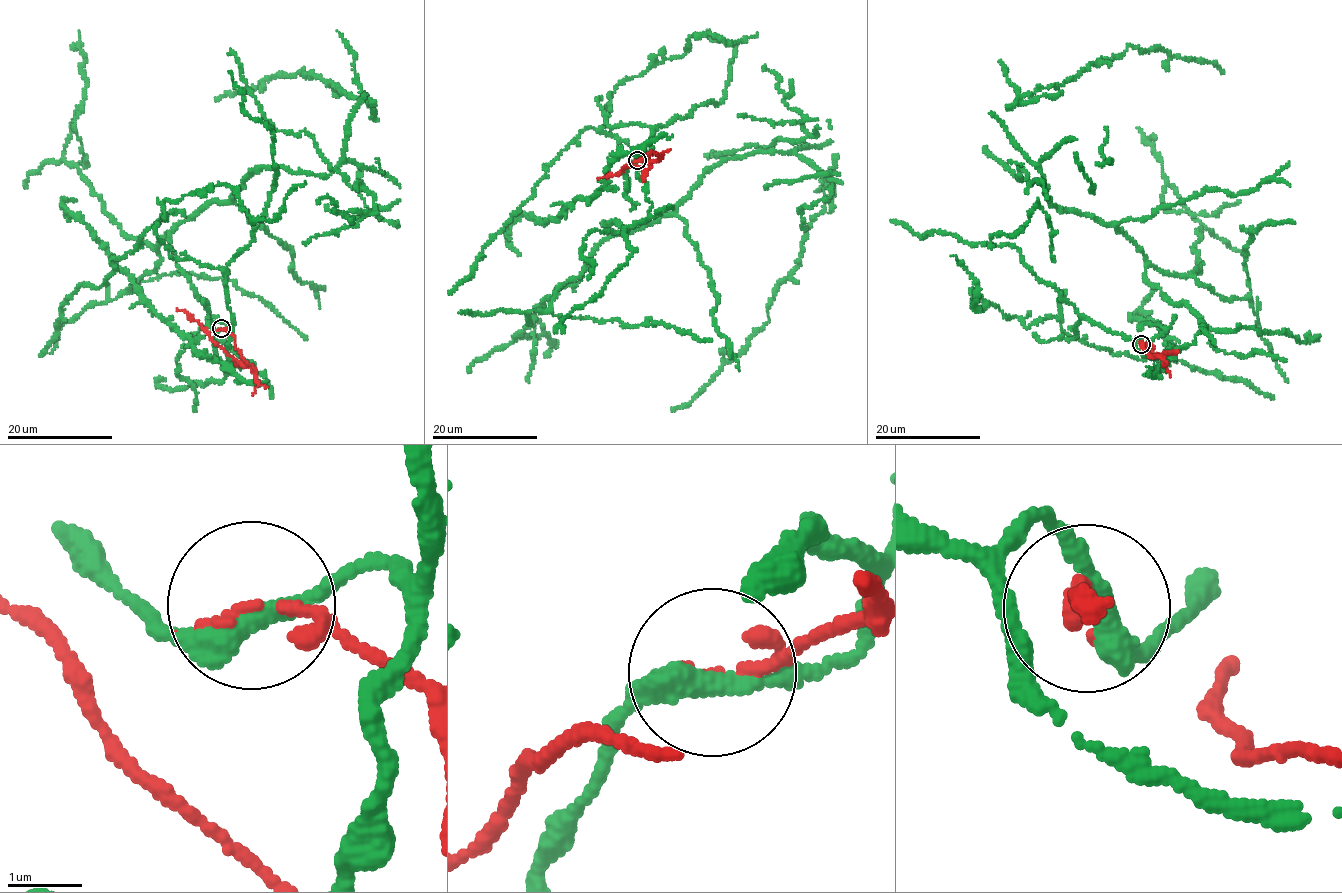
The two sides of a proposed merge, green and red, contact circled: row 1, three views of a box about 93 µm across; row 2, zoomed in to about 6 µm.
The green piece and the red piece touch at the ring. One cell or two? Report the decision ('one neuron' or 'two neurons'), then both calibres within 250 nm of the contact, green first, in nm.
two neurons | 320/150 nm

